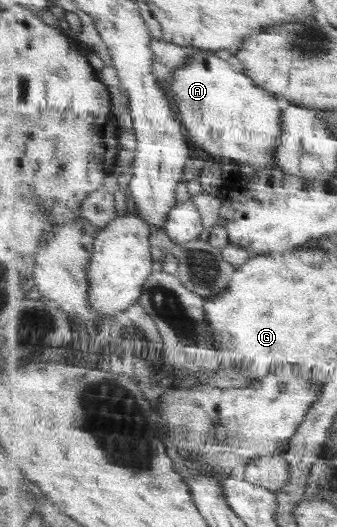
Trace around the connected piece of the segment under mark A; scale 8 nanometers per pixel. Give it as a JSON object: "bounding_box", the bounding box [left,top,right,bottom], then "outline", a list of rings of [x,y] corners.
{"bounding_box":[167,51,286,171],"outline":[[[199,51],[181,68],[174,69],[171,84],[167,87],[170,98],[178,104],[181,121],[191,139],[203,151],[226,161],[236,161],[252,166],[255,171],[277,167],[277,147],[280,146],[284,128],[286,105],[280,98],[259,87],[249,74],[236,71],[228,60],[213,51]]]}

